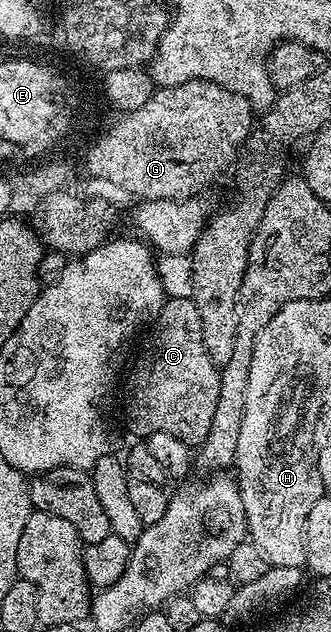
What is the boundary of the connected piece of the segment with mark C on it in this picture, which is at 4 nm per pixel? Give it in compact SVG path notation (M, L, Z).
M166 298L148 330L145 347L138 352L125 382L125 422L133 434L171 432L171 436L197 448L211 432L221 383L219 367L203 348L199 308L192 298Z

